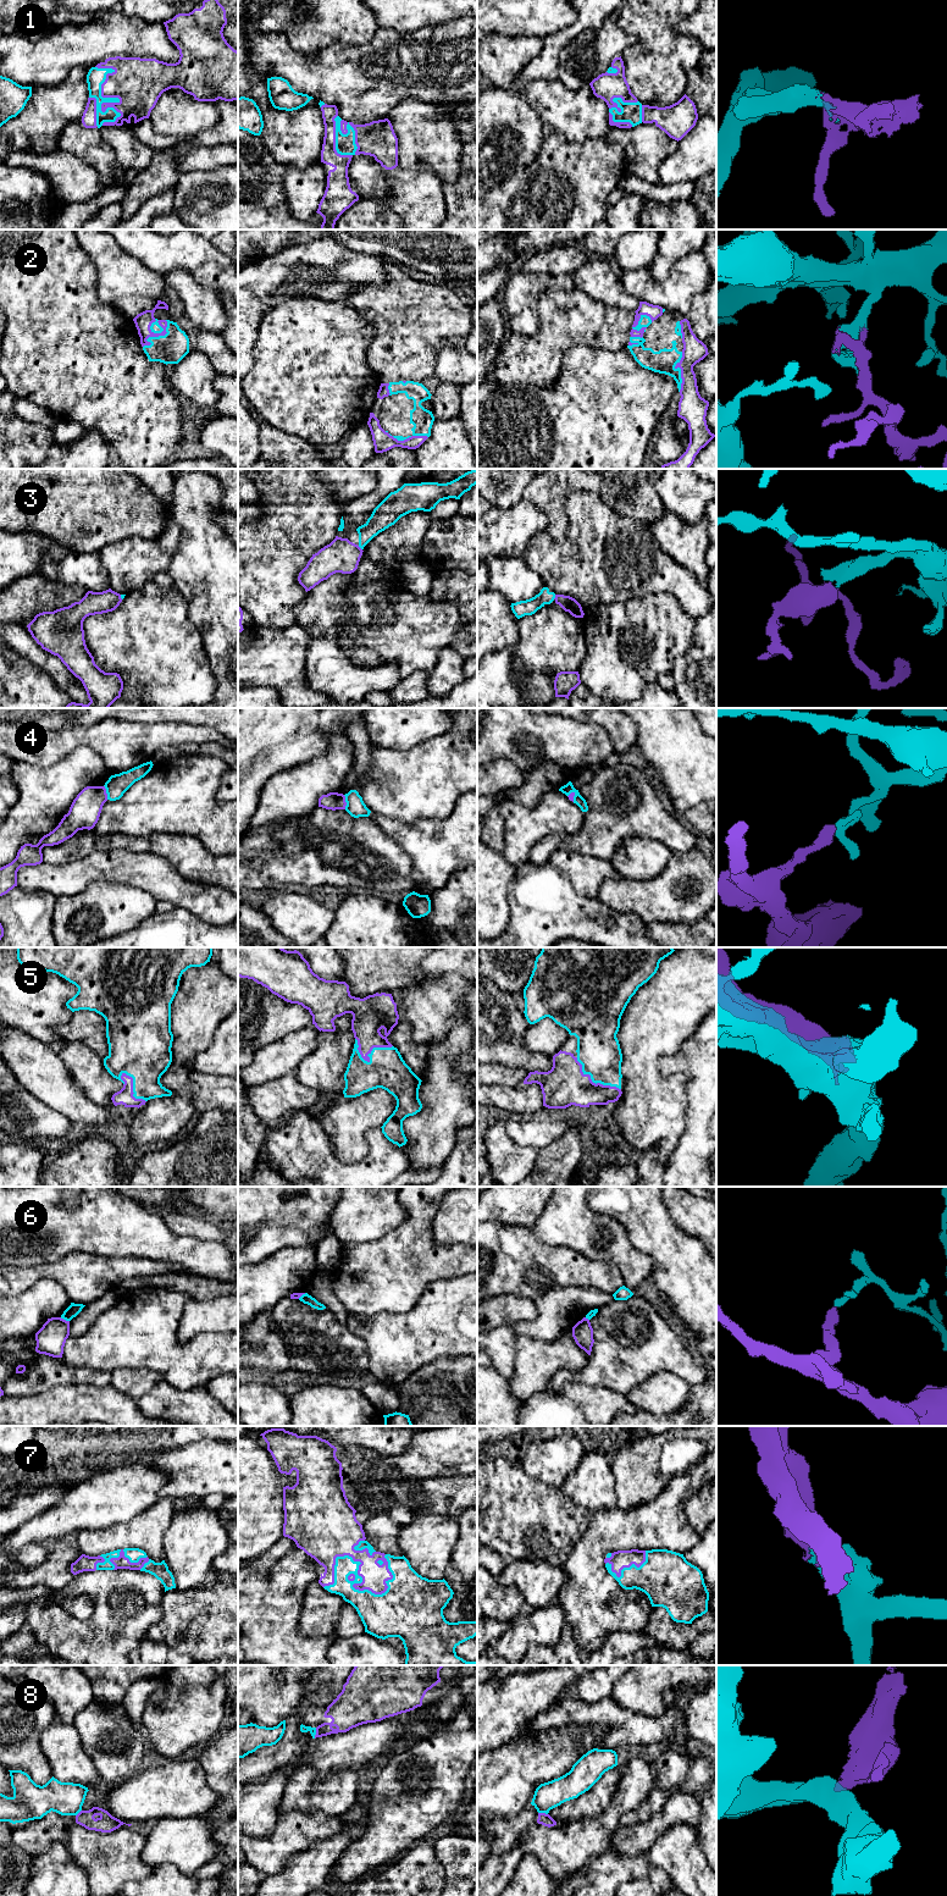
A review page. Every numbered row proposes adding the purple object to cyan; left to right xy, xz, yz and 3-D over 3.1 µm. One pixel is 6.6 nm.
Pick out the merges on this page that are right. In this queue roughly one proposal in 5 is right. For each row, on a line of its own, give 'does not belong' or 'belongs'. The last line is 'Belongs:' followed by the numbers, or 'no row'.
1: belongs
2: belongs
3: belongs
4: does not belong
5: belongs
6: does not belong
7: belongs
8: does not belong
Belongs: 1, 2, 3, 5, 7

